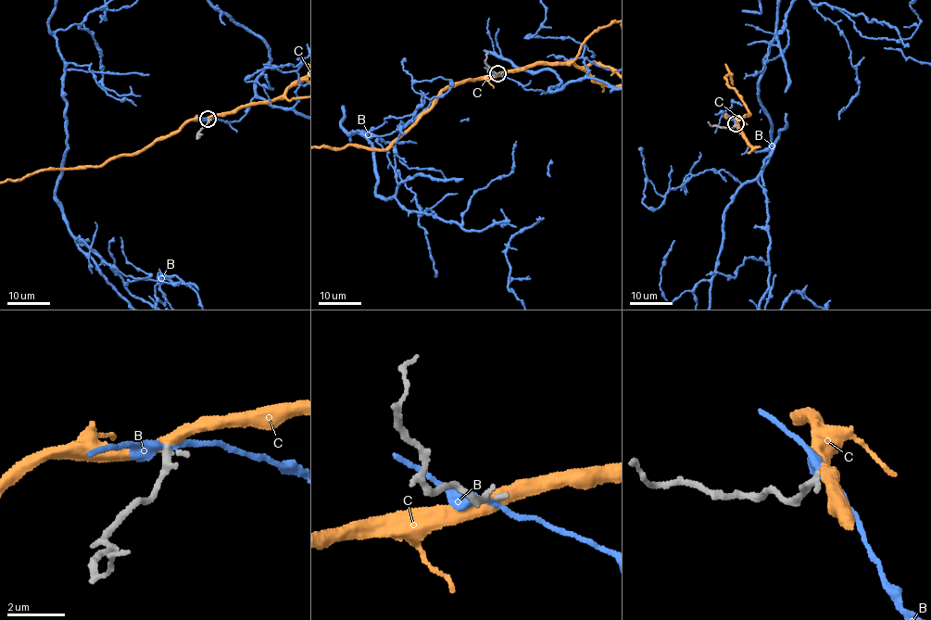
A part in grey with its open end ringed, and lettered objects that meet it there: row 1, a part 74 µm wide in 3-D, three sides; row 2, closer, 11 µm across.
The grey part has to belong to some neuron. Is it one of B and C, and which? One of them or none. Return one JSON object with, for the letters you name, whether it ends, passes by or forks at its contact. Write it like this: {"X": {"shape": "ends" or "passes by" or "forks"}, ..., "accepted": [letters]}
{"accepted": []}

